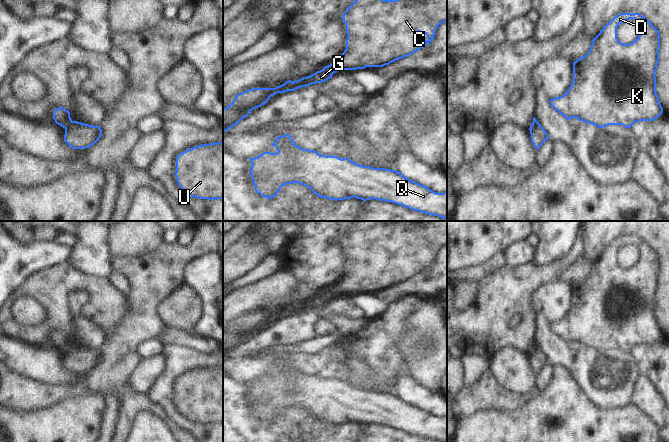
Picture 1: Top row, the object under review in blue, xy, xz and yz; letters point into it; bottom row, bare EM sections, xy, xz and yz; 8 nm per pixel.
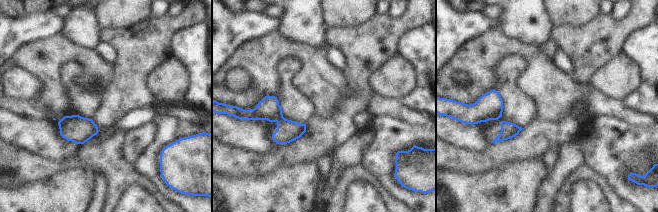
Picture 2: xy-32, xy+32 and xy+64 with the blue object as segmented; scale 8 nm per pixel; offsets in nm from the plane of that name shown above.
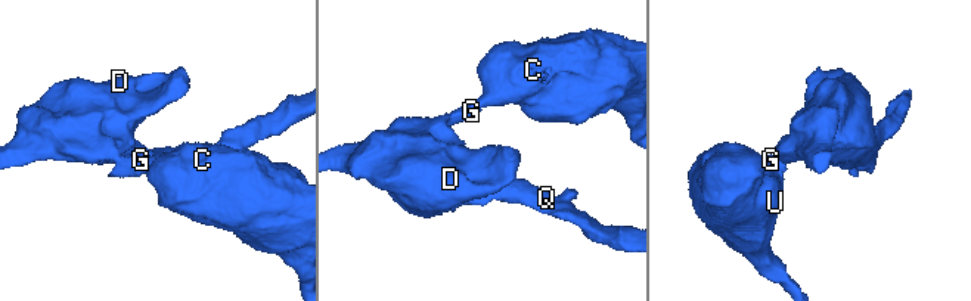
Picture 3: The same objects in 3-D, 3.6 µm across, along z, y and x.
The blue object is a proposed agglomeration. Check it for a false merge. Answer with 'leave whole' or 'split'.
split

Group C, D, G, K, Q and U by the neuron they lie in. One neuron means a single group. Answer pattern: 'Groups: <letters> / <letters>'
Groups: C G U / D K Q

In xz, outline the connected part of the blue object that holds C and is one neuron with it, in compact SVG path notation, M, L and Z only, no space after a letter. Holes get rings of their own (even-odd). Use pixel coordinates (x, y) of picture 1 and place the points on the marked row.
M355 0L343 13L343 21L346 25L346 49L330 65L325 66L316 73L303 77L293 82L293 89L306 87L316 83L322 83L341 70L356 70L366 67L383 67L390 63L407 57L430 44L439 25L447 22L447 0ZM415 33L426 34L428 39L418 39Z

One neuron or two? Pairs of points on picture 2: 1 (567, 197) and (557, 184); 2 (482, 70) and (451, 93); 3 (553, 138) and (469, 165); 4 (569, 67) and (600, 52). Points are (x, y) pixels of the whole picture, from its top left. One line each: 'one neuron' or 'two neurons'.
1: two neurons
2: one neuron
3: one neuron
4: two neurons

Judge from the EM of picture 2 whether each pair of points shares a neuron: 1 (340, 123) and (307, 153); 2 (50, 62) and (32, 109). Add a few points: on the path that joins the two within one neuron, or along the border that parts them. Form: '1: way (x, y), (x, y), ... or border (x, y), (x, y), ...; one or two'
1: way (332, 131), (315, 145); one
2: way (50, 74), (50, 93), (44, 99); one

